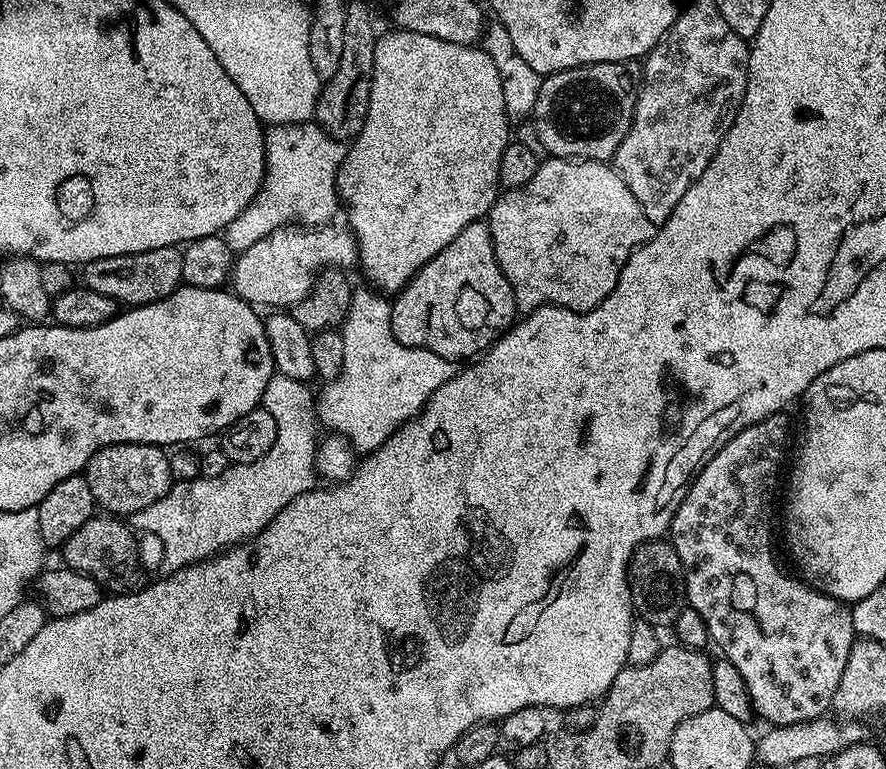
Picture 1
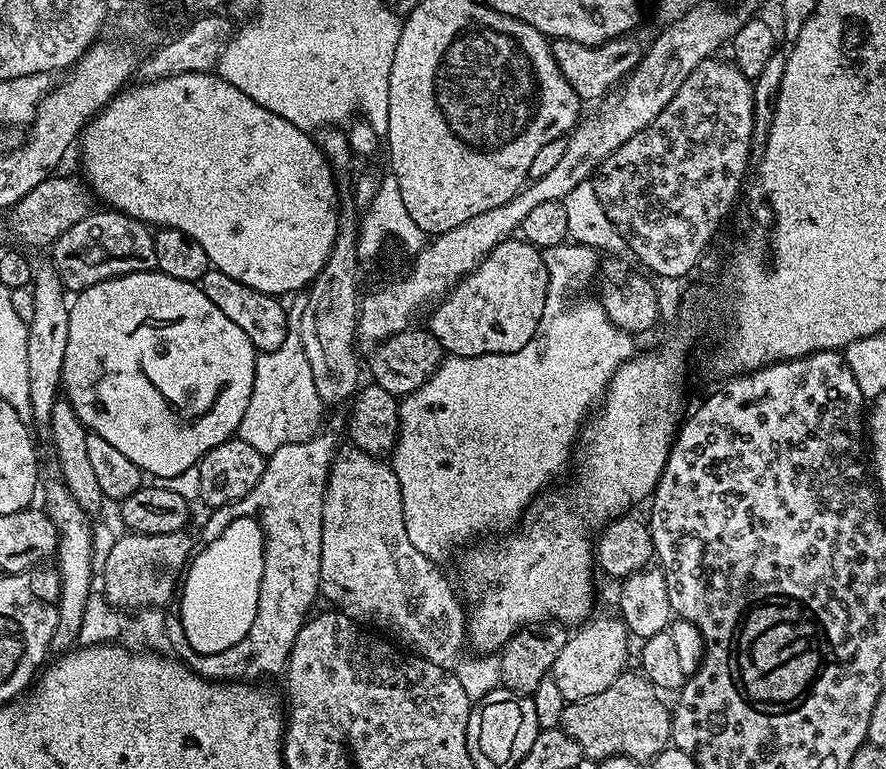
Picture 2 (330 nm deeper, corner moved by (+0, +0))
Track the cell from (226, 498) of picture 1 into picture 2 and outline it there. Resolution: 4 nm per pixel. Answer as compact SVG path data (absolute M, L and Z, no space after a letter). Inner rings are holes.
M296 330L286 334L282 346L257 355L254 366L254 390L250 394L250 406L242 414L239 435L250 438L256 449L265 454L278 450L290 442L306 442L321 431L320 419L326 405L320 400L314 386L314 374L306 360L300 336Z

